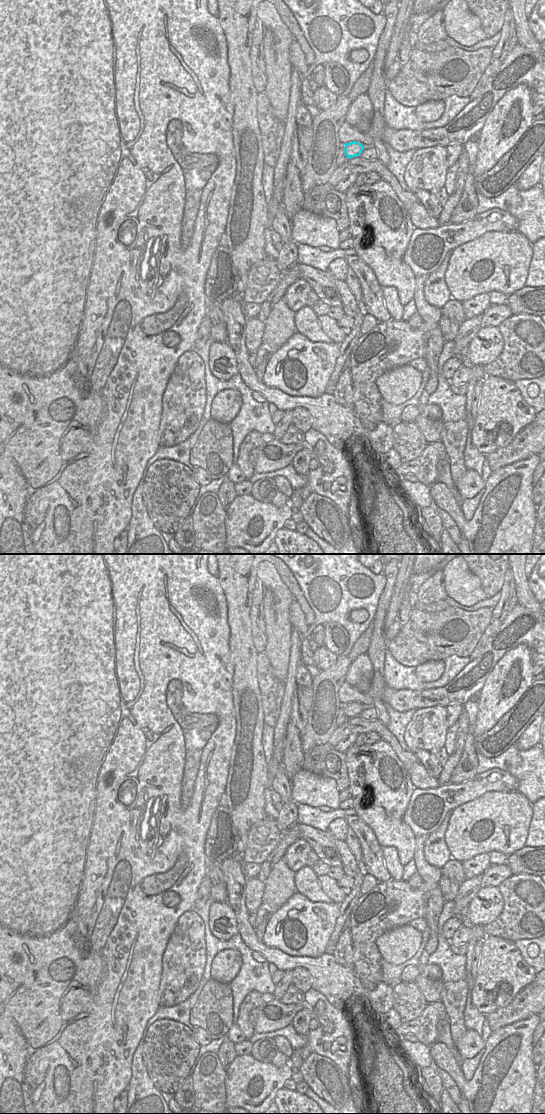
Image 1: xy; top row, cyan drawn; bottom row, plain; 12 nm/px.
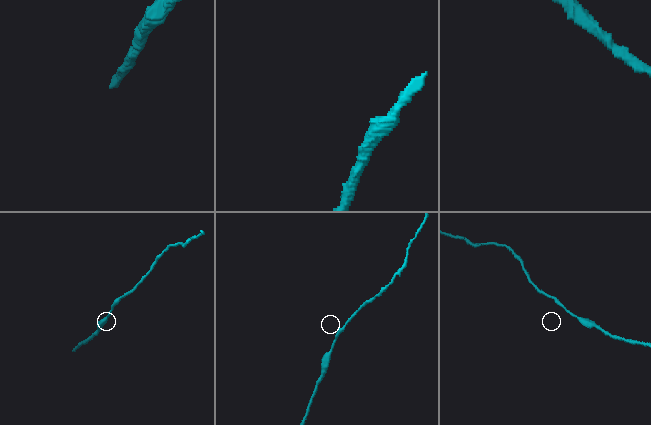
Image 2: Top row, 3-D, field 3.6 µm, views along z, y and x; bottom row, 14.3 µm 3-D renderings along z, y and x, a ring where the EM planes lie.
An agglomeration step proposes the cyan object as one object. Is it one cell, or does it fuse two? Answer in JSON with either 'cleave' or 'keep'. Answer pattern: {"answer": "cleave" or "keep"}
{"answer": "keep"}

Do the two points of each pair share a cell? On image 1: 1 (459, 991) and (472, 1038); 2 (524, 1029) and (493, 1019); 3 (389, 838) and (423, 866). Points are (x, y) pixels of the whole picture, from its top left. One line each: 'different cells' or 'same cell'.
1: different cells
2: different cells
3: different cells

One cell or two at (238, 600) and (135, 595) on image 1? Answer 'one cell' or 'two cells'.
two cells

